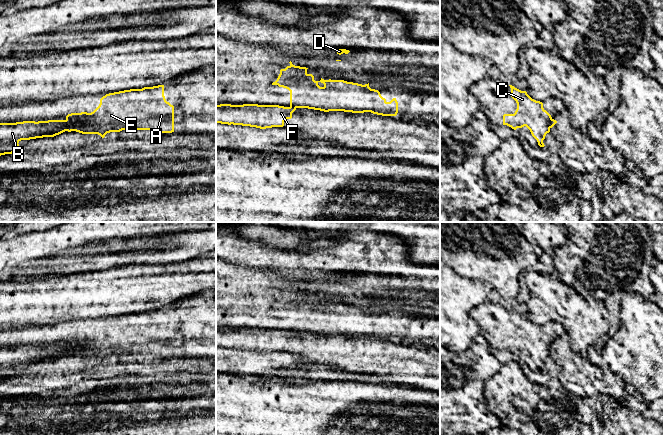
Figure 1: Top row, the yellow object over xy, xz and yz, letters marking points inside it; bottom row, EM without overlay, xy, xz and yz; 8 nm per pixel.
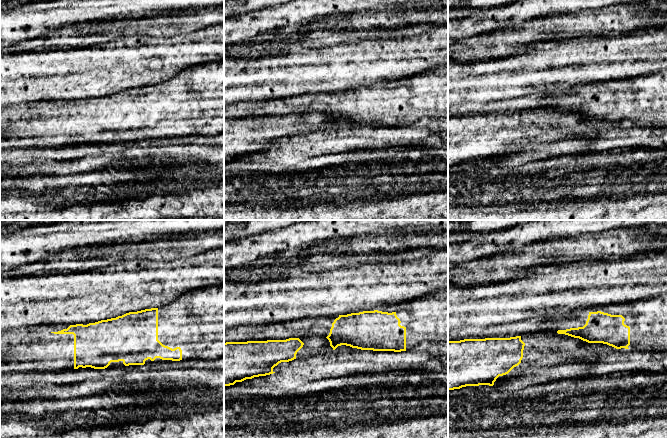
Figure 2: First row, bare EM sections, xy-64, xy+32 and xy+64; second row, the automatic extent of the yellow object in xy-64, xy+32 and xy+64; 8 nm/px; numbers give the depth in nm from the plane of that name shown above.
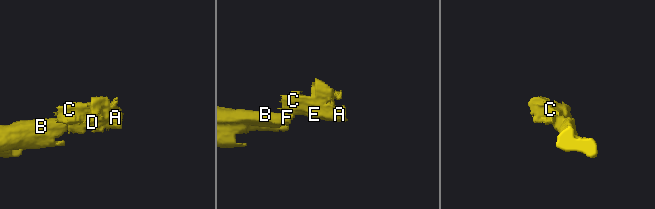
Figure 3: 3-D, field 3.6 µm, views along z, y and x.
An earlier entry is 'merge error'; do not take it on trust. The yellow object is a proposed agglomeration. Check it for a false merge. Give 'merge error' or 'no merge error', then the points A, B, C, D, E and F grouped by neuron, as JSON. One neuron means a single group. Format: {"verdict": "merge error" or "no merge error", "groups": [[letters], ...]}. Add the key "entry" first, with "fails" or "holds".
{"entry": "holds", "verdict": "merge error", "groups": [["A", "C", "D", "E"], ["B", "F"]]}

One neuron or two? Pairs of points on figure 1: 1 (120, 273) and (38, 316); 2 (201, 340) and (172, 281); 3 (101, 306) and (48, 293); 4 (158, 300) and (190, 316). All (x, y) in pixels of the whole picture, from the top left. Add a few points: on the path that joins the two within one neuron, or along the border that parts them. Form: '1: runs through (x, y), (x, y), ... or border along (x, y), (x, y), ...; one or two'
1: runs through (100, 293), (58, 299); one
2: border along (203, 291), (182, 297), (172, 303); two
3: runs through (88, 297), (61, 297); one
4: border along (170, 304), (163, 308), (145, 311); two

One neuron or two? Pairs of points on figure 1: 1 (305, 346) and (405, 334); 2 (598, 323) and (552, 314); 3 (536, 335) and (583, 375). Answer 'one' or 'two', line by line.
1: two
2: one
3: two

